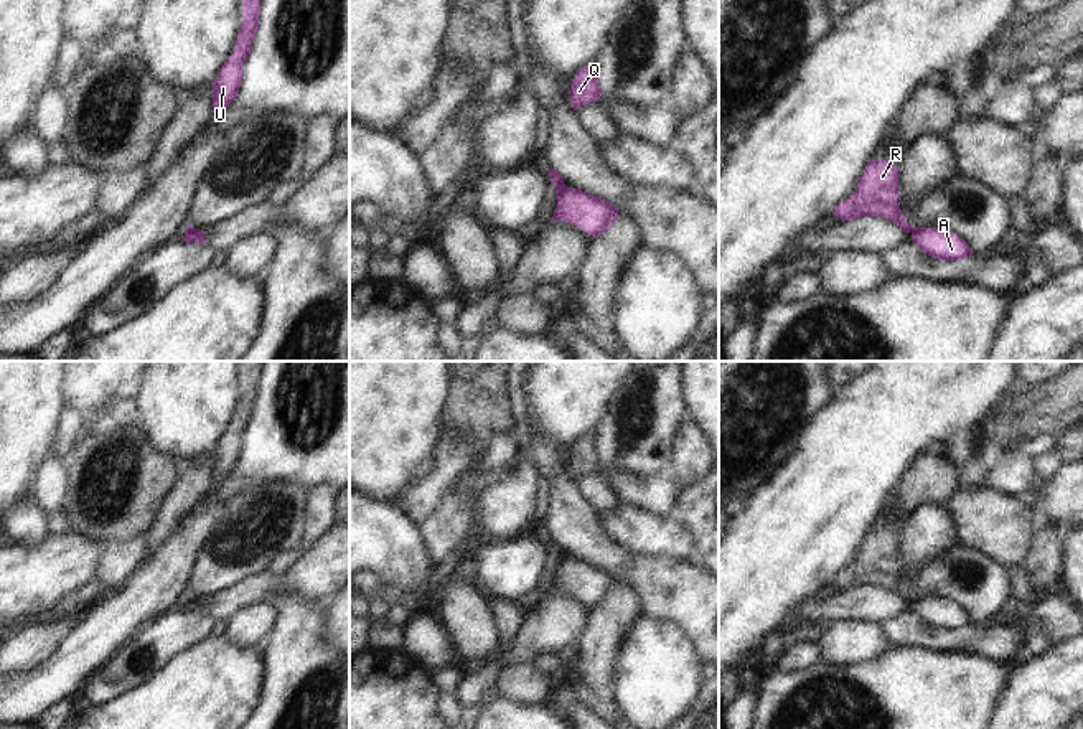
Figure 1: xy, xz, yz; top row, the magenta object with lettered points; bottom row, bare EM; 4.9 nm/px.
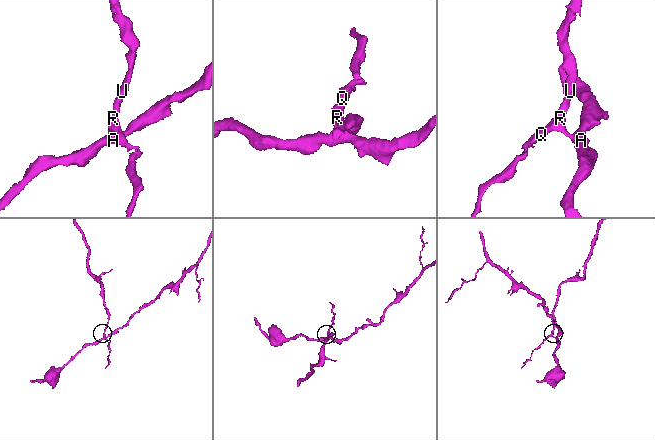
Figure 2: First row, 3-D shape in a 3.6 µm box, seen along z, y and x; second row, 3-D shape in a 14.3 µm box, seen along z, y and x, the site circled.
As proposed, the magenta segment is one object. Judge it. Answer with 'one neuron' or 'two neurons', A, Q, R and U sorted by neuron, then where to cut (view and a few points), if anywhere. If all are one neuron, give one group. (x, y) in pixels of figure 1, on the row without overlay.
two neurons; A / Q R U; cut in xz along (564, 553), (557, 558)

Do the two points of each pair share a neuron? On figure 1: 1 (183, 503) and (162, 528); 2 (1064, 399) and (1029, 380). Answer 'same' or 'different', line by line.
1: same
2: different

